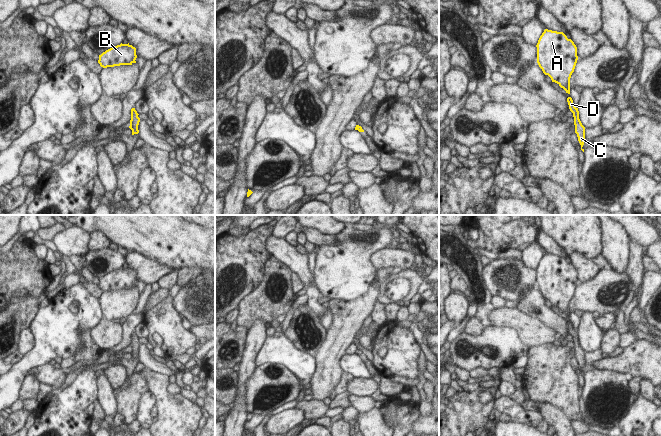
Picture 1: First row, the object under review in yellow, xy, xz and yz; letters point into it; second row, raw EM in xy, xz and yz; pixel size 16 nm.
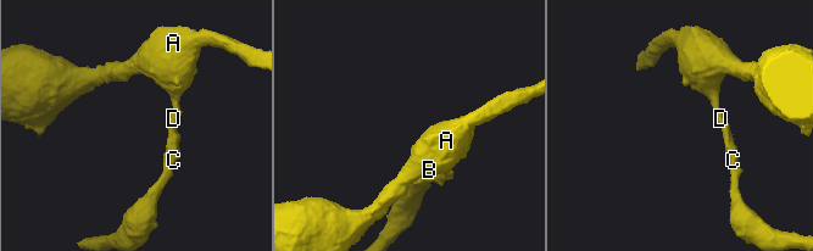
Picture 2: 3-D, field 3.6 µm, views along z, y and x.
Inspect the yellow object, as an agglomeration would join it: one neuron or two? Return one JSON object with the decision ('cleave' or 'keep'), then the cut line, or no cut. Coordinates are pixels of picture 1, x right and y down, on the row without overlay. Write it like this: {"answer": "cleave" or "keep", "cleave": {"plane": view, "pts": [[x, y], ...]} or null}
{"answer": "keep", "cleave": null}

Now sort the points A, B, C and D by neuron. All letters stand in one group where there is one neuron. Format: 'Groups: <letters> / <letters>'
Groups: A B C D.

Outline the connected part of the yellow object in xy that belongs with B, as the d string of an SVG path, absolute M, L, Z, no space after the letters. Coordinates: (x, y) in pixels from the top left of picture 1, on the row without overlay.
M120 268L114 270L101 279L99 279L98 287L101 291L114 291L120 289L132 289L136 287L136 272L128 268Z

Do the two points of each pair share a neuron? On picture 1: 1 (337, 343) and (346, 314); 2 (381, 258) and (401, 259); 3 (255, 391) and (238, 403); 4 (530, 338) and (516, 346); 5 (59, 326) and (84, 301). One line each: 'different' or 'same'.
1: same
2: same
3: different
4: different
5: same

